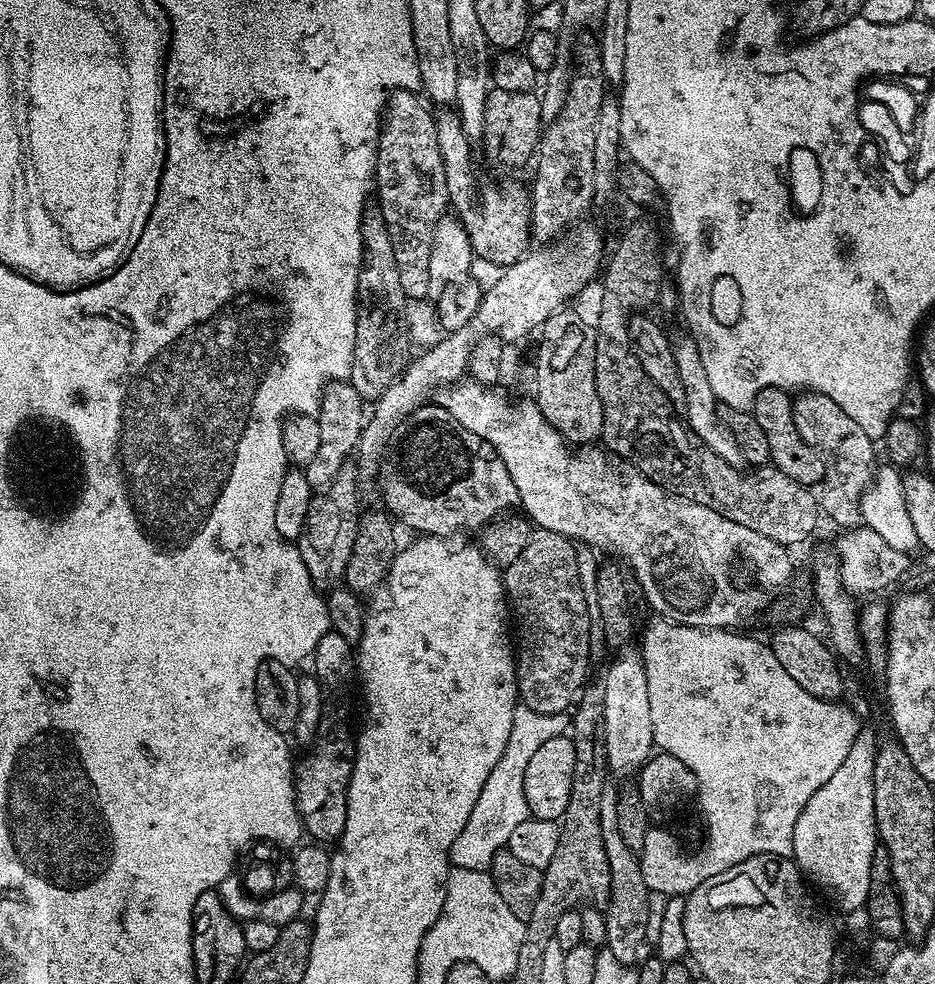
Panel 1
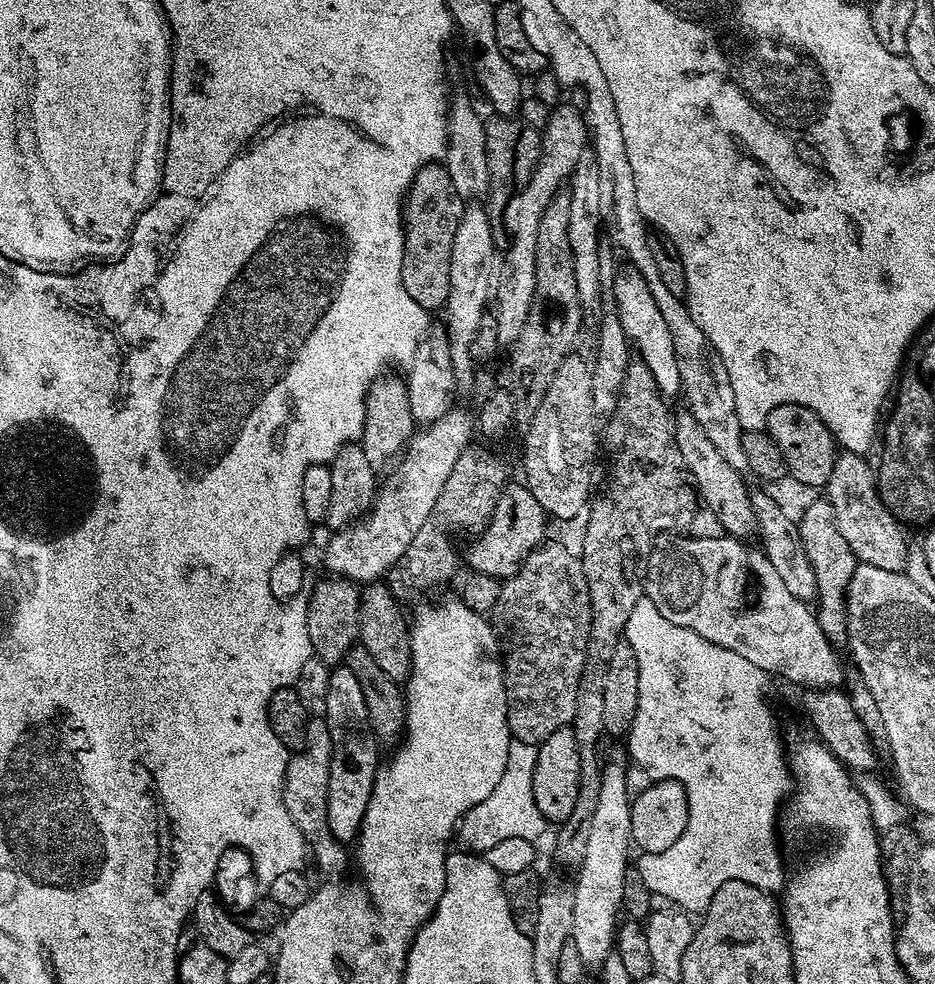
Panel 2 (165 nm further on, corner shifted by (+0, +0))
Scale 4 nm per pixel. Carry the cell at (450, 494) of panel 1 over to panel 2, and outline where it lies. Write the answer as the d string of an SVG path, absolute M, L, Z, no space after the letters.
M509 483L496 500L492 511L492 519L487 528L471 541L468 548L468 564L473 573L492 576L503 582L526 562L526 558L541 544L545 543L544 527L550 524L549 517L538 506L538 498L530 494L530 490L523 483Z

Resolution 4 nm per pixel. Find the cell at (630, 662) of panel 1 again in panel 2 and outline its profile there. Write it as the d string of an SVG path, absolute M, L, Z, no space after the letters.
M608 760L604 766L604 777L602 778L602 786L598 790L598 806L594 810L594 818L590 818L590 822L586 826L586 835L584 838L584 855L580 857L578 865L578 871L580 873L576 876L576 884L572 888L572 897L574 898L574 926L572 927L572 938L570 941L571 947L576 947L575 955L581 961L584 966L596 968L608 955L612 956L614 952L614 941L617 939L618 921L616 922L616 915L620 916L622 909L622 882L623 875L626 874L626 870L630 867L630 860L628 860L628 848L633 847L631 836L631 808L632 800L630 794L628 796L628 780L624 777L624 764L620 760Z

